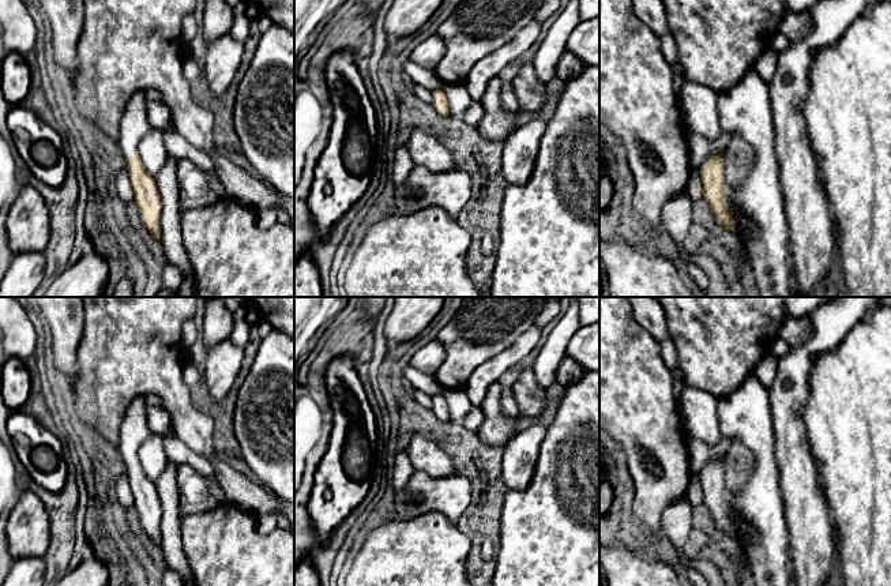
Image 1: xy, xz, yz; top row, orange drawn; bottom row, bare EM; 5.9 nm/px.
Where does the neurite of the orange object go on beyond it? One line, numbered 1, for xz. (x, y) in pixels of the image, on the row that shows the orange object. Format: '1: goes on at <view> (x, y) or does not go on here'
1: does not go on here

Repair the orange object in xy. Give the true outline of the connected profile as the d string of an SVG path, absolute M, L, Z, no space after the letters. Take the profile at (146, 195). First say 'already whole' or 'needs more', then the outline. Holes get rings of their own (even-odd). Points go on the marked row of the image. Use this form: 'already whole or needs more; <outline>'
needs more; M135 91L131 95L123 110L117 142L125 157L128 176L134 189L134 200L138 206L142 223L154 238L161 241L161 196L155 179L148 174L139 155L140 139L154 129L147 121L146 104L144 91Z

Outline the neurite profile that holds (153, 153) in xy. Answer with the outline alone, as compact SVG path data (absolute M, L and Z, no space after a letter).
M154 128L140 139L139 155L148 174L155 177L169 157L161 129Z

